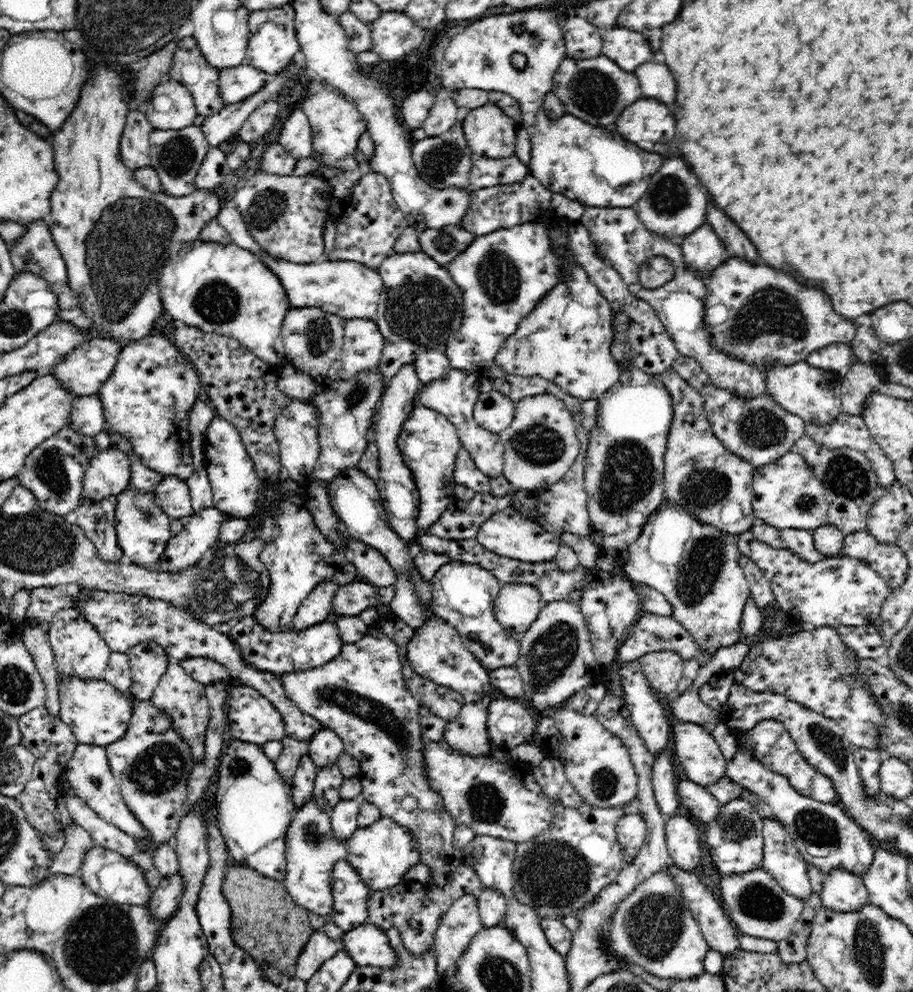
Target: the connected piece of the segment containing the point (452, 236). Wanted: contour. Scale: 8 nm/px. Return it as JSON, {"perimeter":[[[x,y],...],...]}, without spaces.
{"perimeter":[[[460,225],[428,229],[418,235],[420,251],[426,252],[438,264],[446,266],[476,238]]]}

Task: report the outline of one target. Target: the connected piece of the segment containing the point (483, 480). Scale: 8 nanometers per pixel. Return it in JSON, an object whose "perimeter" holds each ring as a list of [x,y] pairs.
{"perimeter":[[[460,447],[456,455],[453,475],[457,484],[474,490],[478,494],[491,492],[490,478],[476,468],[470,453],[464,447]]]}

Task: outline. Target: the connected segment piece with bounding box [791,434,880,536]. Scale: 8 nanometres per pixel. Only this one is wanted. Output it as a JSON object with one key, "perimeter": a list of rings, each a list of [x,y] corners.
{"perimeter":[[[806,434],[796,440],[791,451],[804,457],[806,464],[823,485],[828,503],[826,523],[836,525],[844,536],[866,531],[869,511],[879,497],[880,491],[876,481],[876,471],[872,469],[870,459],[856,449],[848,447],[829,449],[821,446]]]}

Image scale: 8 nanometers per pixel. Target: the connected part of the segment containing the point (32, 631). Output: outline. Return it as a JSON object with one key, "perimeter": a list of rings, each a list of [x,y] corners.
{"perimeter":[[[26,625],[22,627],[23,643],[35,660],[36,668],[47,687],[45,707],[54,716],[59,716],[59,681],[57,680],[57,664],[54,653],[48,642],[47,632],[43,626]]]}

